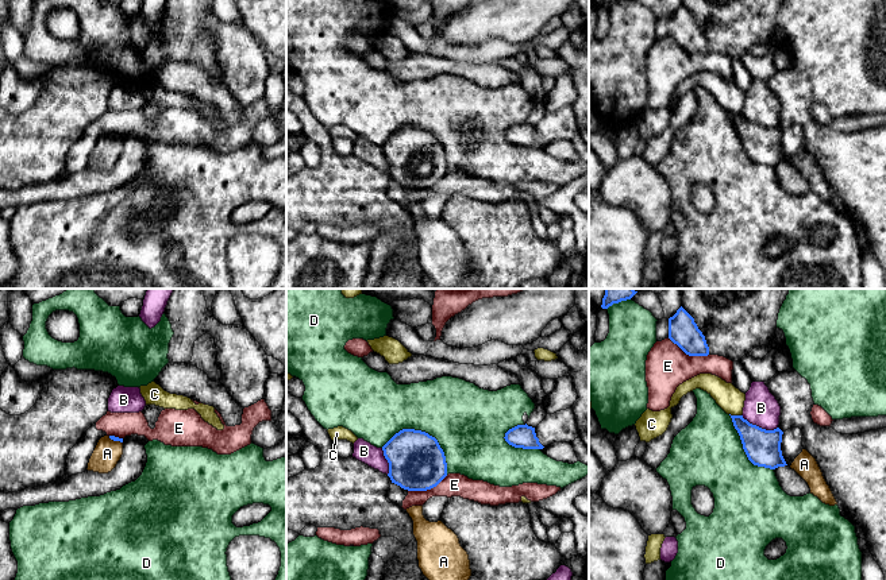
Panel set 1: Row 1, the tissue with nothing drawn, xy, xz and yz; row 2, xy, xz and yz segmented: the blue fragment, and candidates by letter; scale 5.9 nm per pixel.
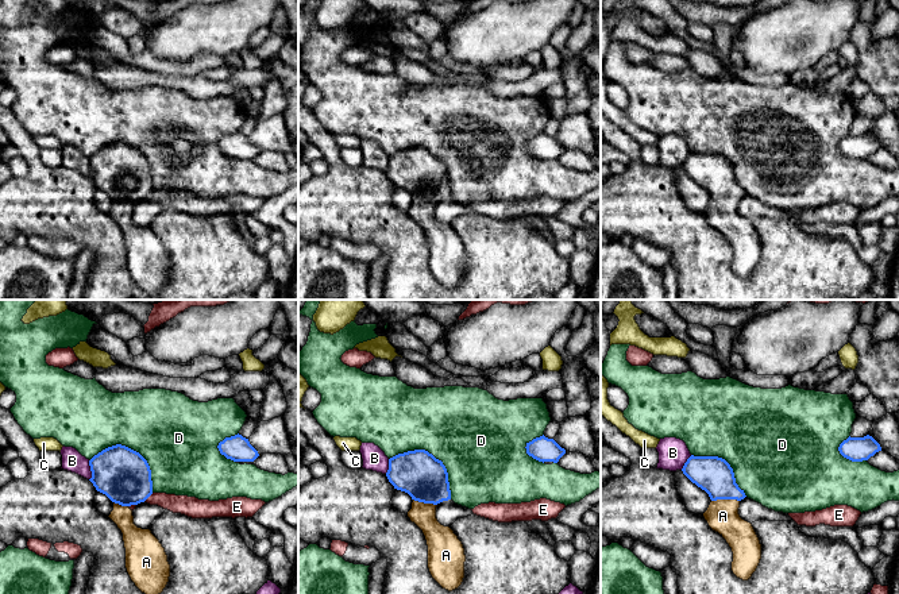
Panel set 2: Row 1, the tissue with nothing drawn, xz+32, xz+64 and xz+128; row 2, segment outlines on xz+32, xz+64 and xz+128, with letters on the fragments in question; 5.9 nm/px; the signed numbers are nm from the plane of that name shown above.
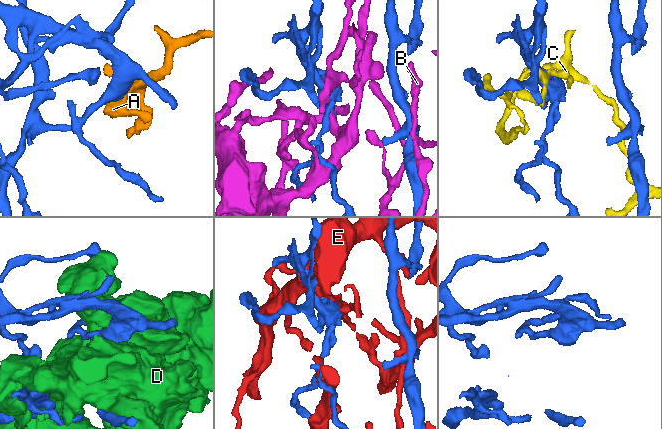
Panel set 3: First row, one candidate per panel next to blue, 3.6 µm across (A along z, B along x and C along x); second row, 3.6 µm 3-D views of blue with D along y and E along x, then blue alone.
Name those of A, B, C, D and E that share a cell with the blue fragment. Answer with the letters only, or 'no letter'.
A

